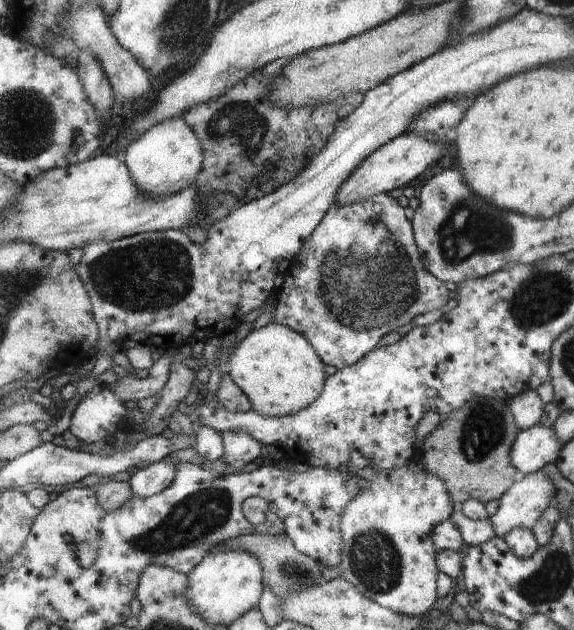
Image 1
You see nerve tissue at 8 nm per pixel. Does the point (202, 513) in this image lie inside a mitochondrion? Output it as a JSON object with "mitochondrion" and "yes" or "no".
{"mitochondrion":"yes"}

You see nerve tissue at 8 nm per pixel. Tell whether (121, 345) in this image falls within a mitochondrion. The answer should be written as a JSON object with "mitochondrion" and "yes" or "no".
{"mitochondrion":"no"}

